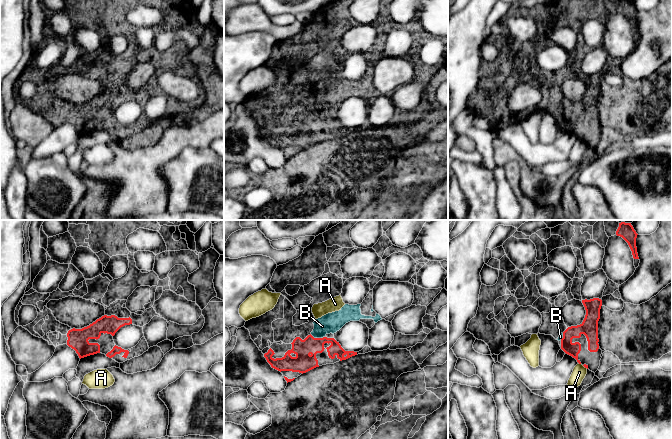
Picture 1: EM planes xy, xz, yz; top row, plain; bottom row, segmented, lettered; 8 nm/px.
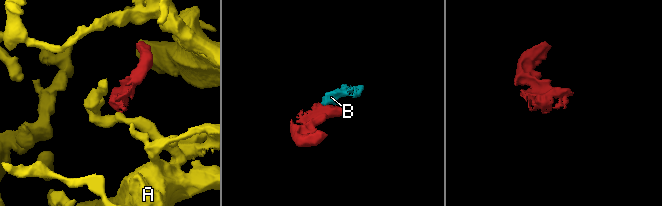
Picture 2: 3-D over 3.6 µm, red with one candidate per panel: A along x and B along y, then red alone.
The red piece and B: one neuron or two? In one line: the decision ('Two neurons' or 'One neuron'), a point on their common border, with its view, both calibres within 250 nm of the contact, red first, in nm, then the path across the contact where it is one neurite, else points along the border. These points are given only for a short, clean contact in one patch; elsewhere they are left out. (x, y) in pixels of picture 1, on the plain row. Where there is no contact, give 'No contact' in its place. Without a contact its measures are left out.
One neuron. Touches red at xz (317, 114). Thickness 160 nm (red) against 160 nm. Path across: xz (303, 138), (303, 128), (317, 114), (332, 98)

